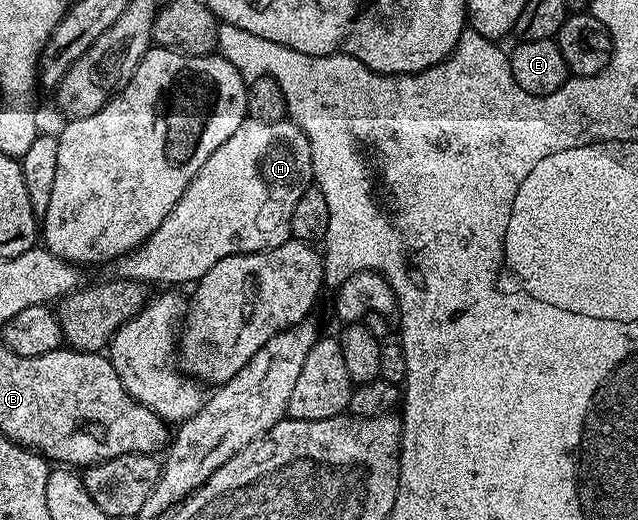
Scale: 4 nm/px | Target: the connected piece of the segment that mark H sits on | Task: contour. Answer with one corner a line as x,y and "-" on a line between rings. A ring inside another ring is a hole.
245,119
238,131
234,131
234,135
230,135
230,139
226,139
226,143
222,143
222,147
218,147
202,167
198,167
194,179
186,191
182,191
182,199
178,199
174,211
162,219
162,227
150,234
136,250
115,262
115,276
141,283
153,281
160,285
156,287
184,287
180,285
187,281
199,282
214,263
236,253
264,253
278,247
292,237
290,215
294,213
294,203
298,203
312,180
308,140
292,120
262,123

